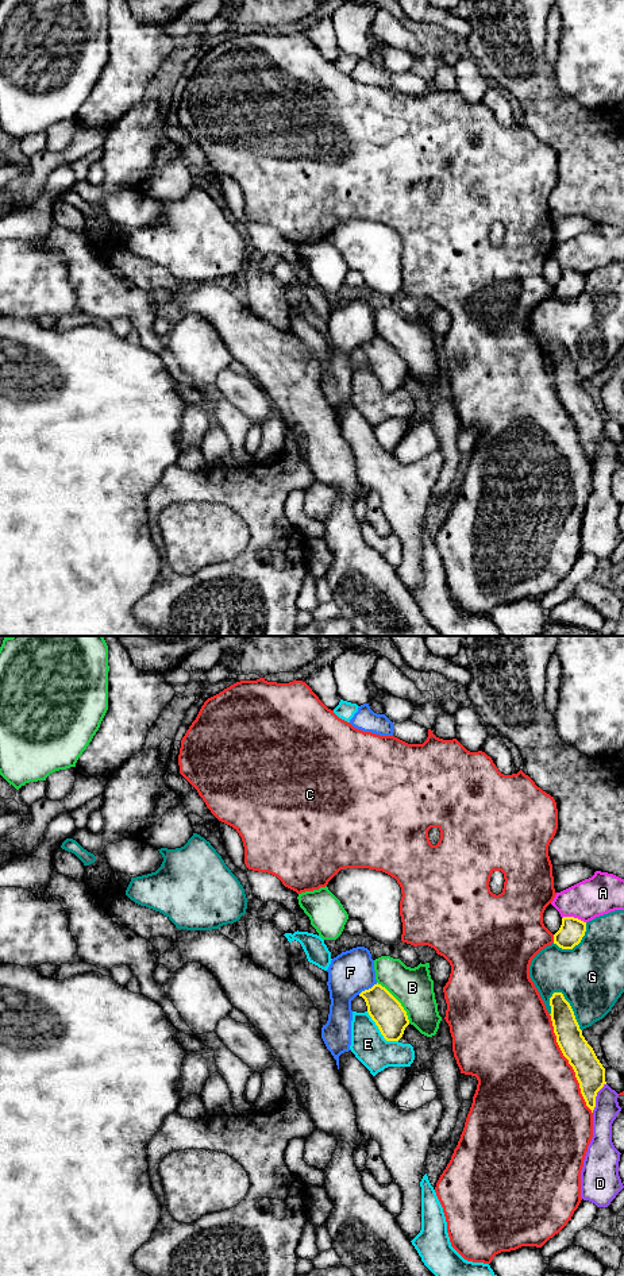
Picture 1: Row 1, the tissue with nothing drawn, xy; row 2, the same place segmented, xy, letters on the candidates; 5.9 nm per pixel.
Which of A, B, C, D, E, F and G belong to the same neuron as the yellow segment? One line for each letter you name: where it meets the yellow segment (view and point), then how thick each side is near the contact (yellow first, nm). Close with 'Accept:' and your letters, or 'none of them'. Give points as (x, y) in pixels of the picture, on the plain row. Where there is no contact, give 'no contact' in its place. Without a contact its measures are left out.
Accept: none of them

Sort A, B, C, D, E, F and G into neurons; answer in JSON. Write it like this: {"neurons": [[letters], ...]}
{"neurons": [["A"], ["B"], ["C"], ["D"], ["E"], ["F"], ["G"]]}

